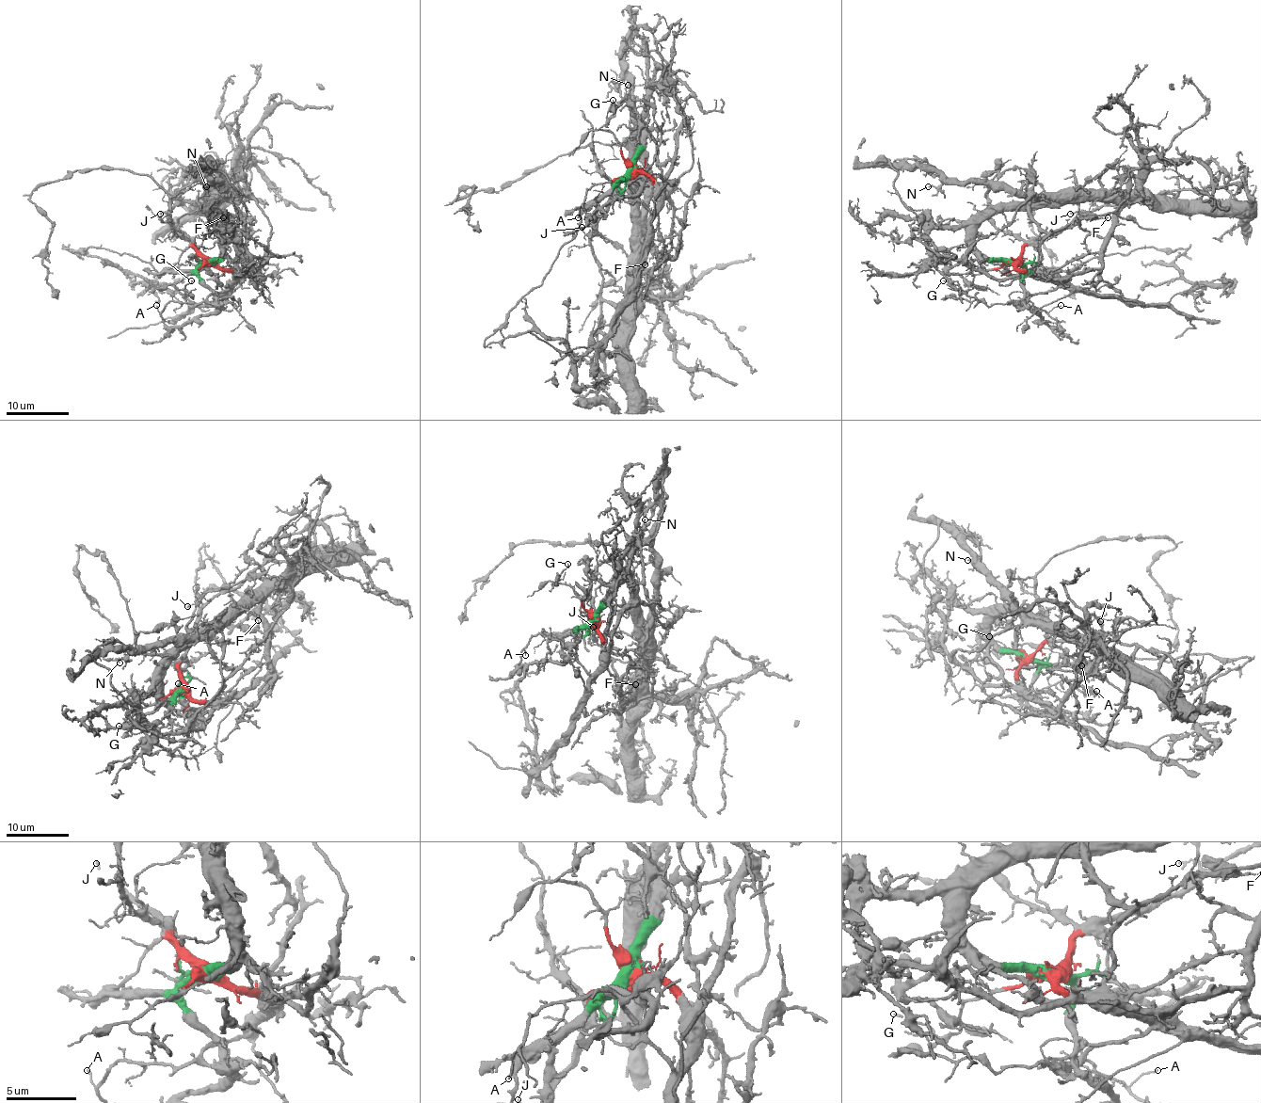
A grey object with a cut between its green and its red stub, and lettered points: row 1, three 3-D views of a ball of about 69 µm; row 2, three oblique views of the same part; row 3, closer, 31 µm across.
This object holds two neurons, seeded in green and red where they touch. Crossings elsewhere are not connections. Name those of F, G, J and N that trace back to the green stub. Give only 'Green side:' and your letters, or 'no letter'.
Green side: N

